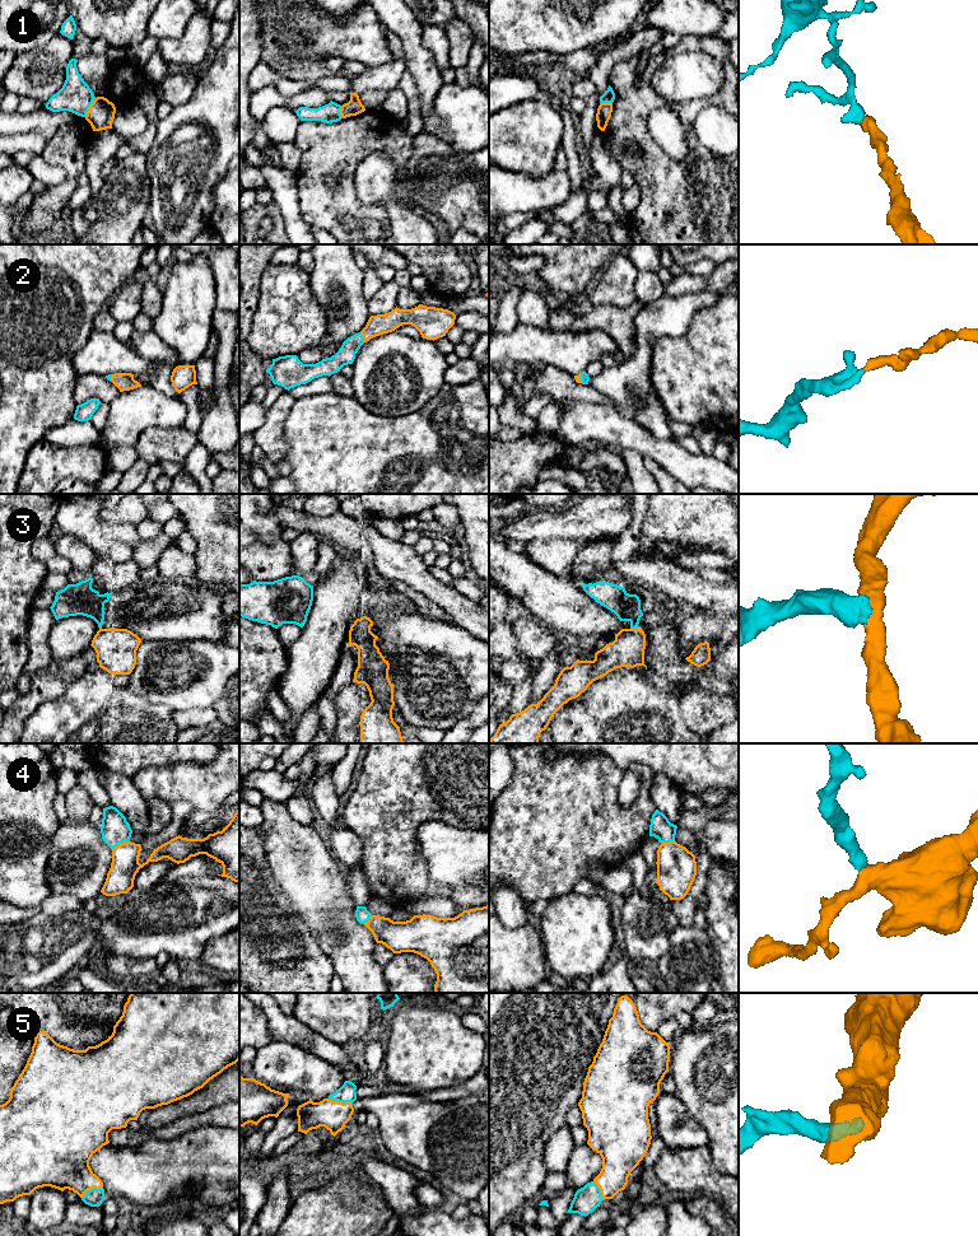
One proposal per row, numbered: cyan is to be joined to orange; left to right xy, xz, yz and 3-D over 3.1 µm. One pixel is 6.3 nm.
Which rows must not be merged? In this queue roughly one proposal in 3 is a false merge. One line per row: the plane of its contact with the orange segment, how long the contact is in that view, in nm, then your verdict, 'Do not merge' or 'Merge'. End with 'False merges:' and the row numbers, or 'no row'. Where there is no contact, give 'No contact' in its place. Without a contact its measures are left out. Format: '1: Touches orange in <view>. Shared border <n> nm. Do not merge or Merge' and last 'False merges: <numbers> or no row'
1: Touches orange in xy. Shared border 140 nm. Do not merge
2: Touches orange in xz. Shared border 70 nm. Merge
3: Touches orange in yz. Shared border 50 nm. Do not merge
4: Touches orange in xy. Shared border 130 nm. Merge
5: Touches orange in xz. Shared border 160 nm. Merge
False merges: 1, 3

